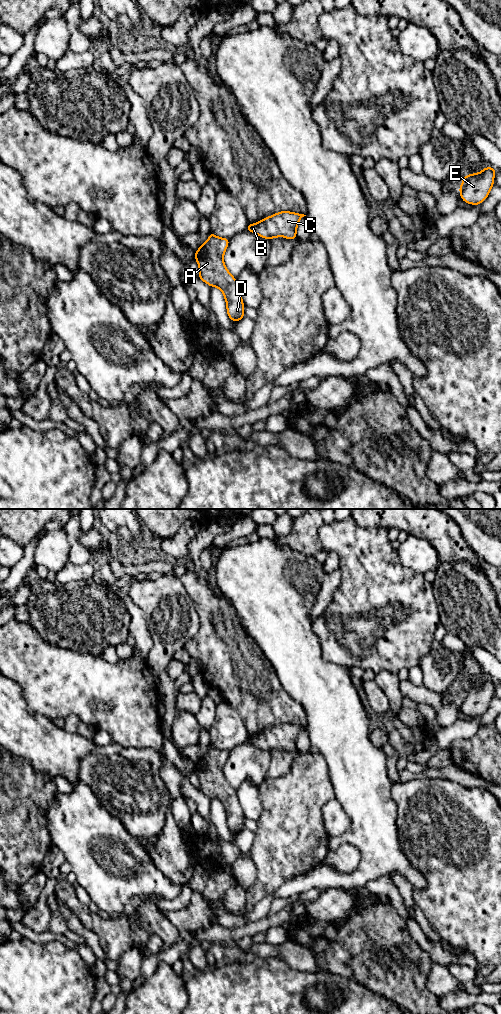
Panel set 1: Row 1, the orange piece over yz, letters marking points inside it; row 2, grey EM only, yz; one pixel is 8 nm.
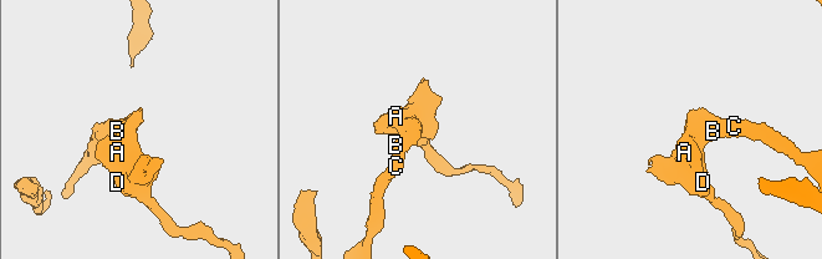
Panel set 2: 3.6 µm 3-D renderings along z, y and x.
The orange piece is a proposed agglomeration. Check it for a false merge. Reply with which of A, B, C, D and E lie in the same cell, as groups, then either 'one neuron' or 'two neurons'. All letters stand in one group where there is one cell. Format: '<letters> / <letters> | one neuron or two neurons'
A B C D E | one neuron

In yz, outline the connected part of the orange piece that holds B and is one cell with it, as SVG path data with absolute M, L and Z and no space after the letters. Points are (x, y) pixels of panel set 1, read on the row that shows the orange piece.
M282 211L275 213L273 216L268 216L257 223L248 224L246 229L269 240L281 236L293 240L297 238L297 226L304 216L306 215Z

